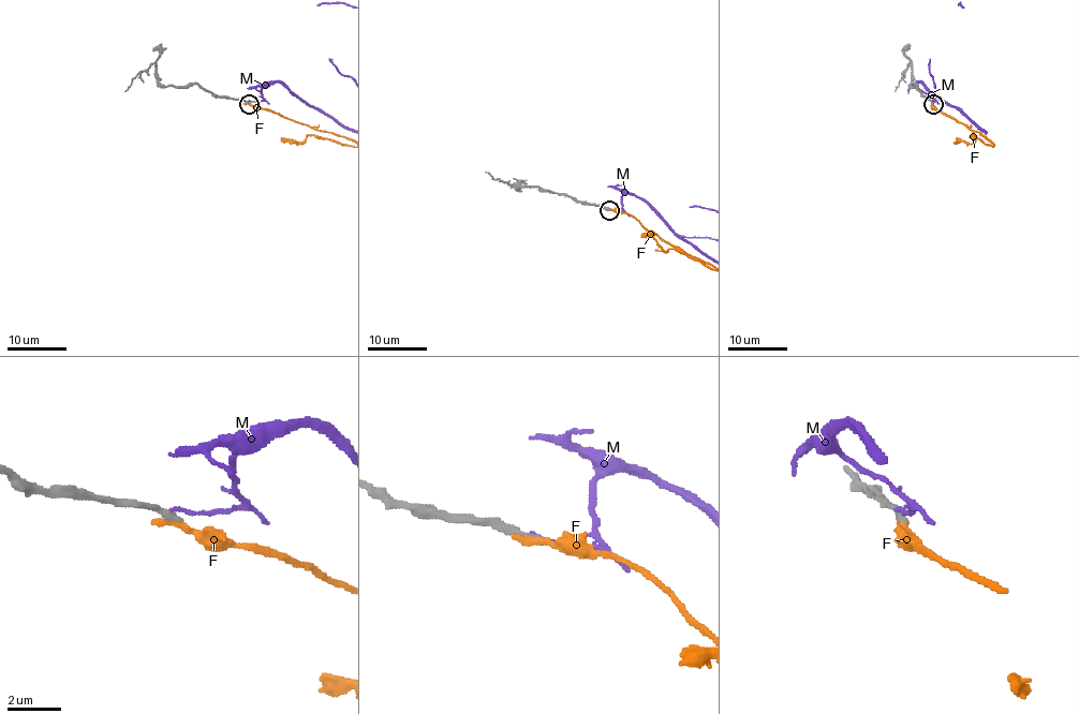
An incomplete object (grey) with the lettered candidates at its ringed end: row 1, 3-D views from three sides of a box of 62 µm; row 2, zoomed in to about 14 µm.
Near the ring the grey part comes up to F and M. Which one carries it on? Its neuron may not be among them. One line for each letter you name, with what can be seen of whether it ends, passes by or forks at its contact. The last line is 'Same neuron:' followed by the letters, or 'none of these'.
Same neuron: none of these

